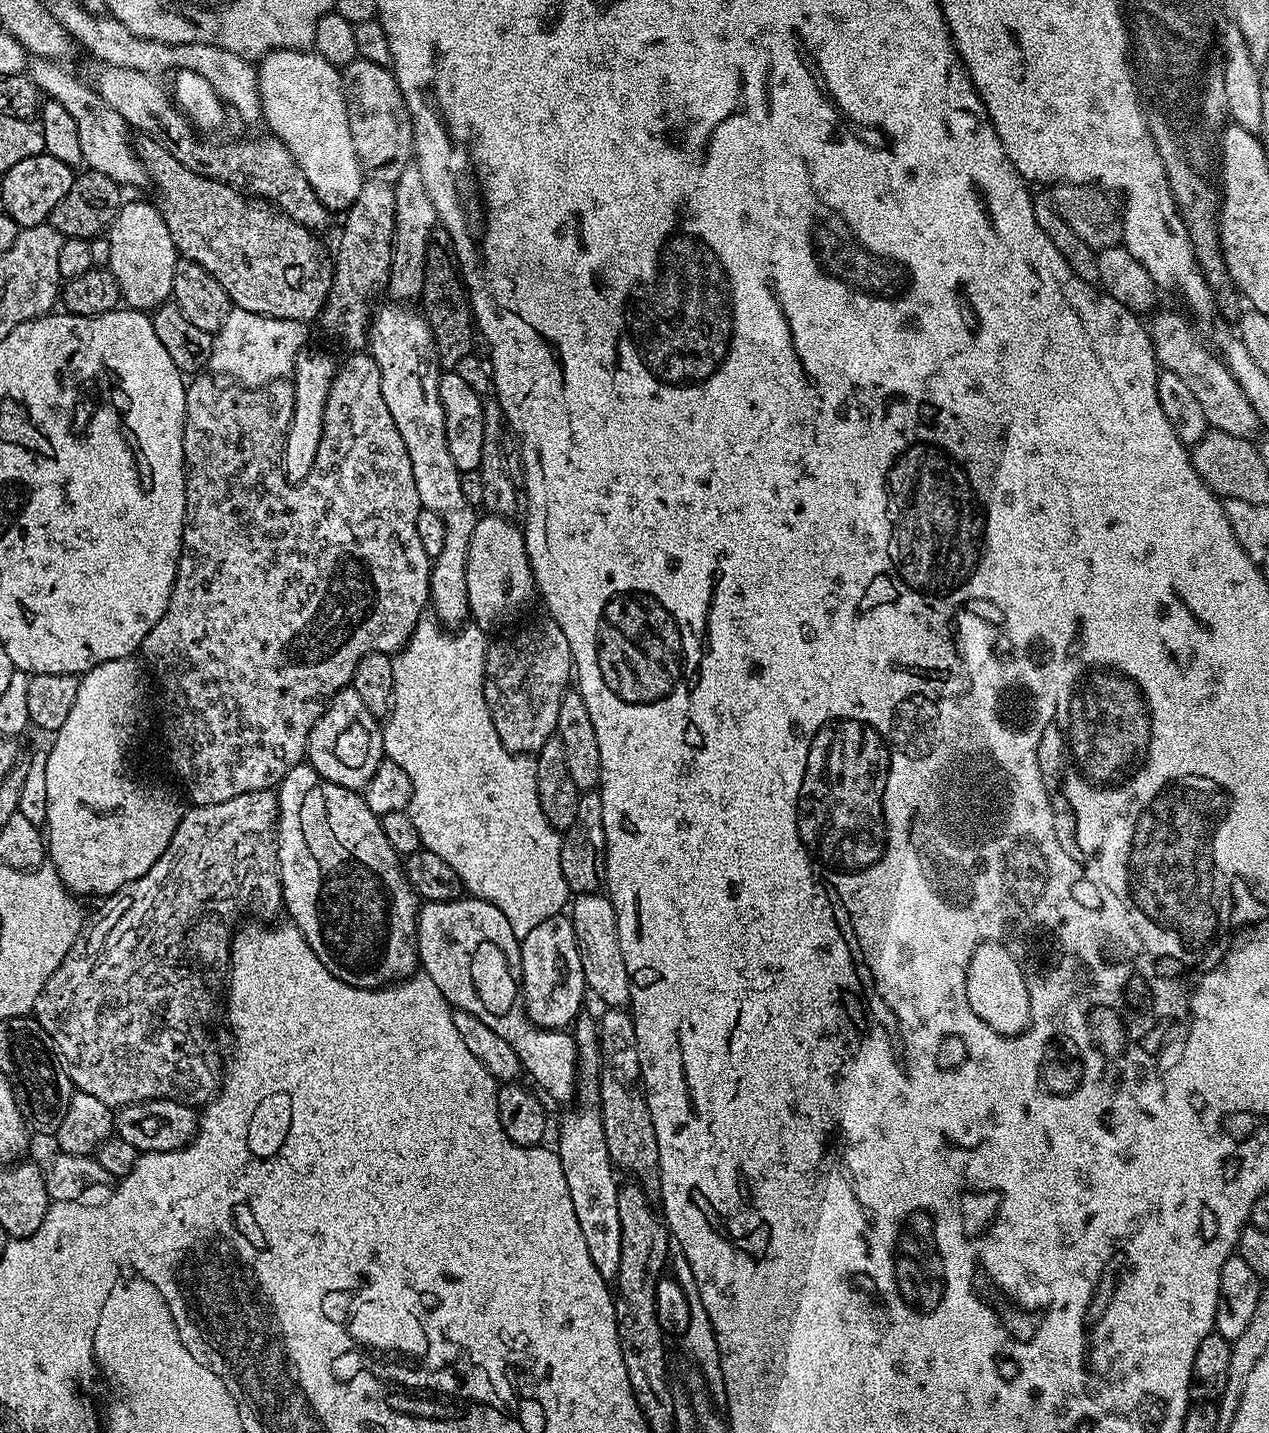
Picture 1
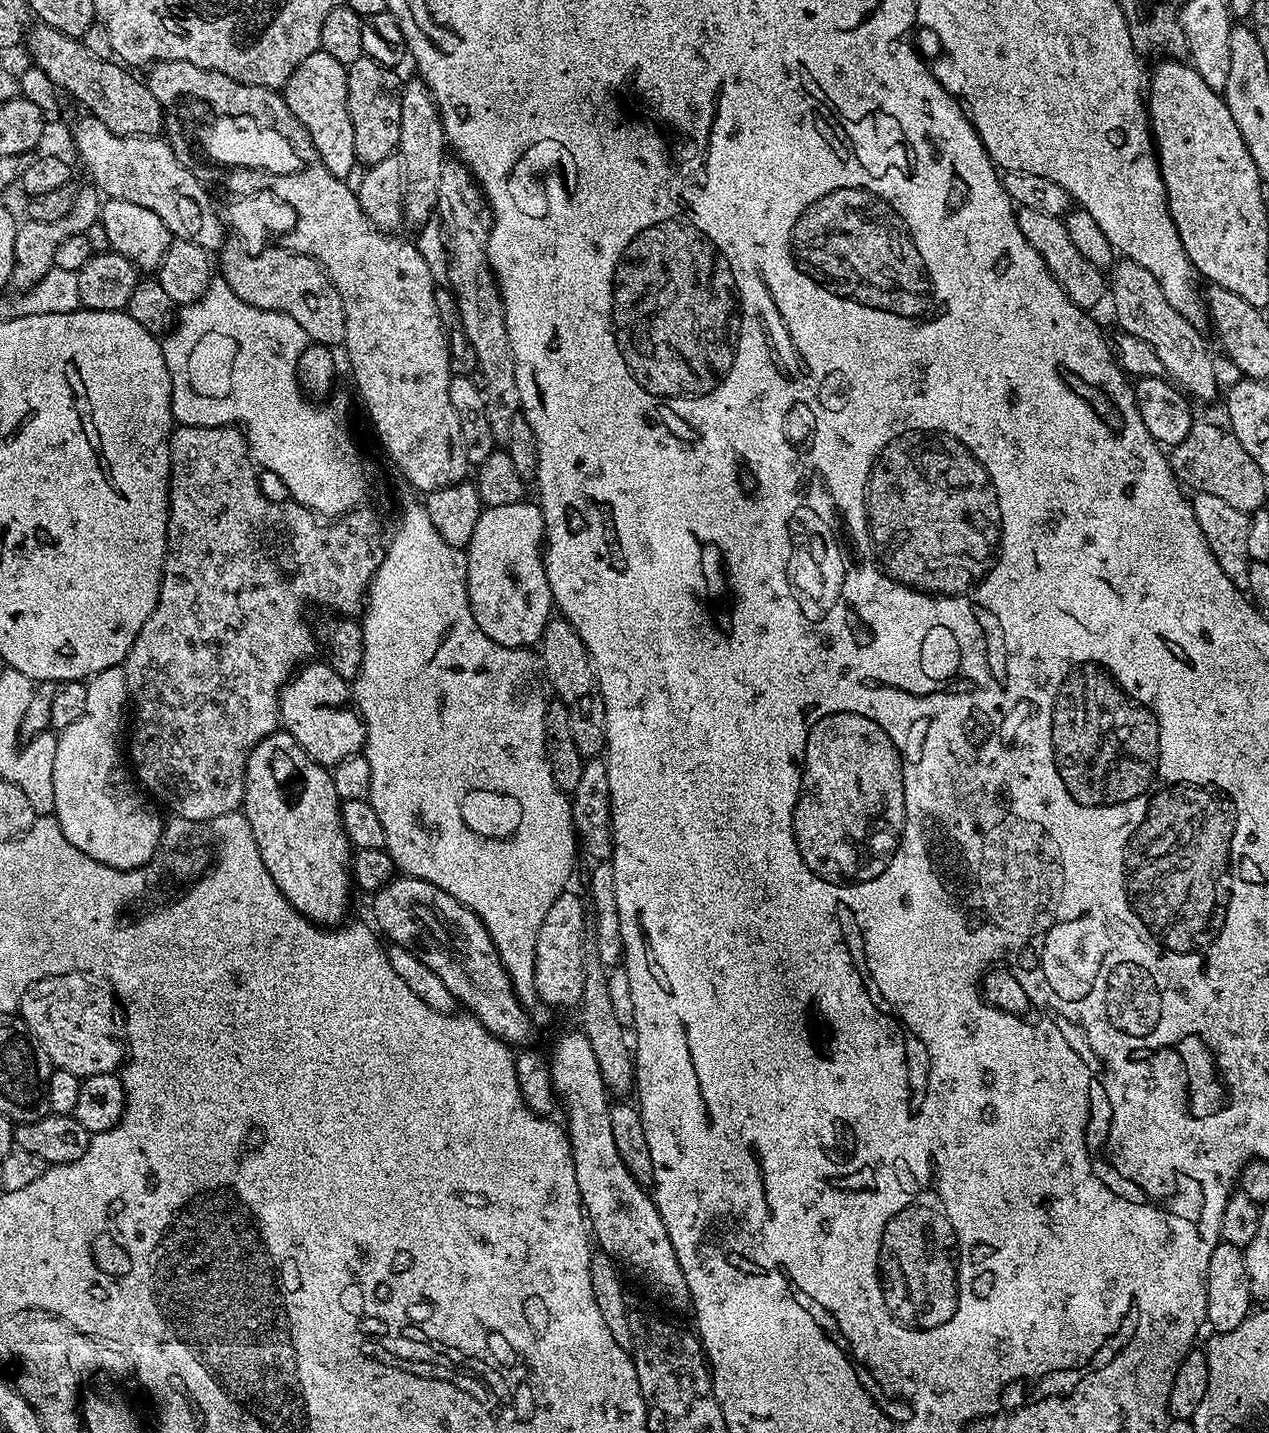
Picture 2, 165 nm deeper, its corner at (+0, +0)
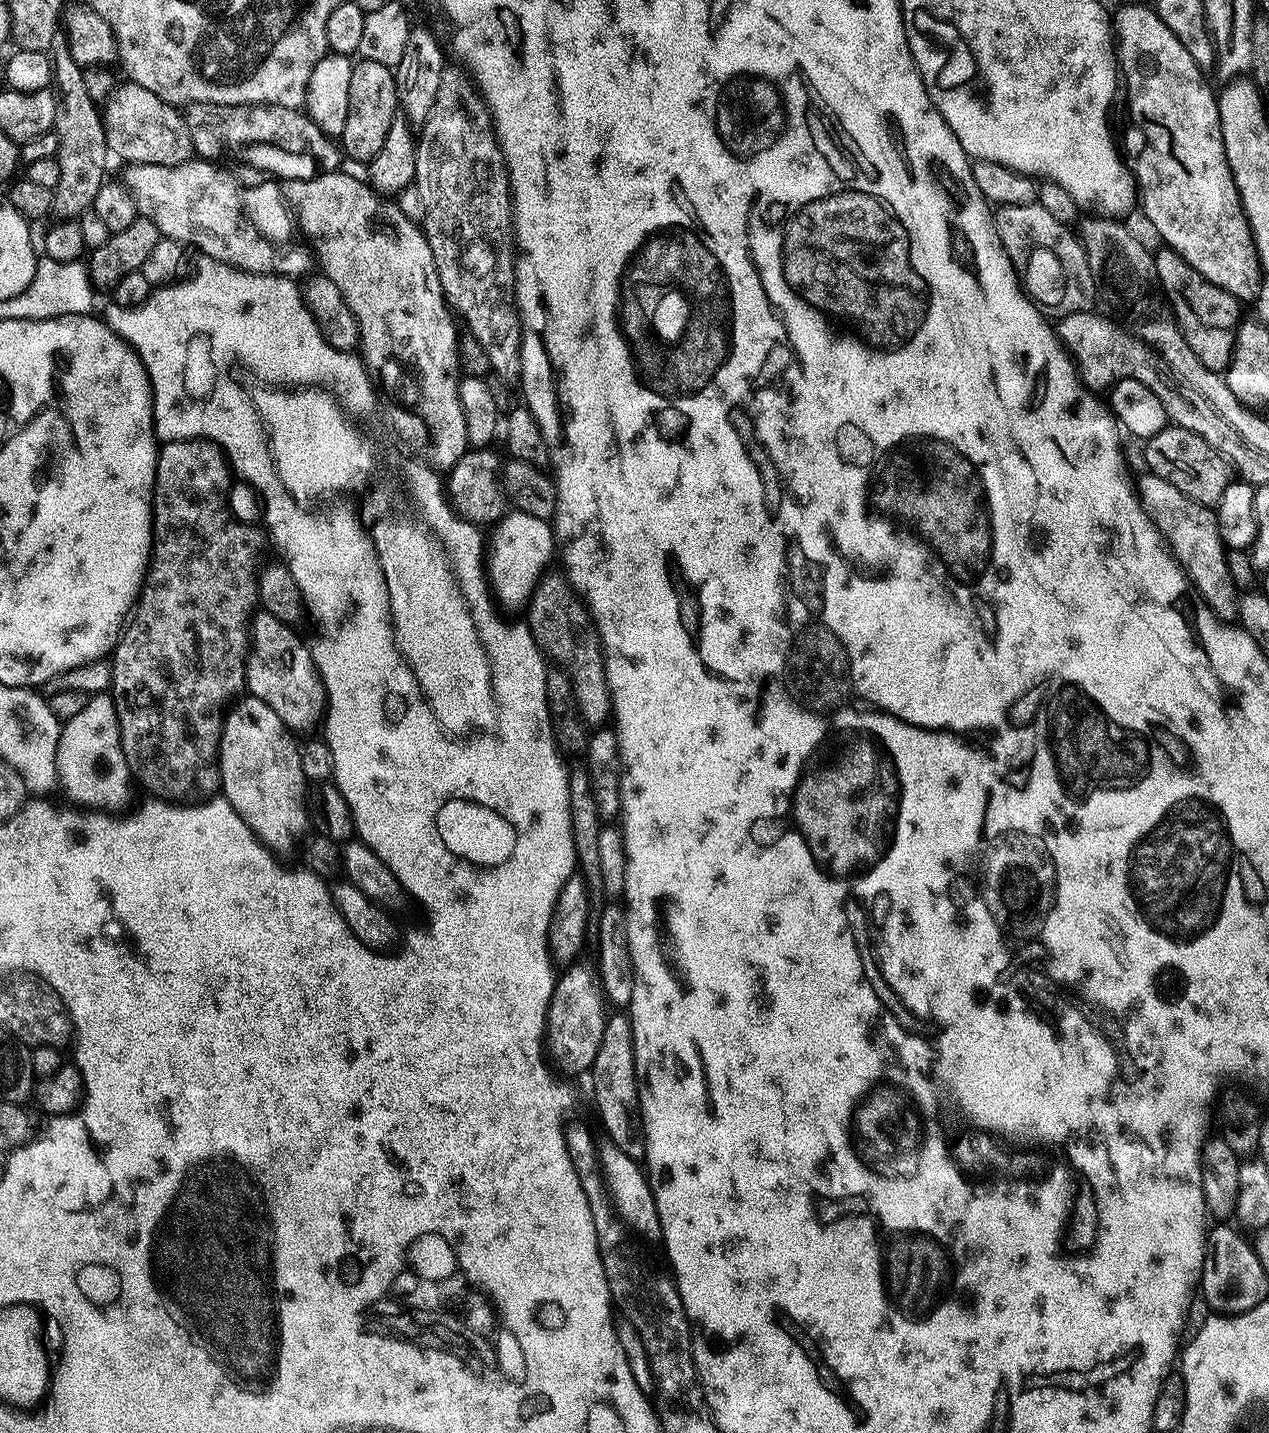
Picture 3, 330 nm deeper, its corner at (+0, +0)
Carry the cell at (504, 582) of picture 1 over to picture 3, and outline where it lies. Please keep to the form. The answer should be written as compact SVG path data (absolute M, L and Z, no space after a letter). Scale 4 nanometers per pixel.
M512 508L505 513L503 519L495 527L494 532L496 534L493 538L492 536L490 538L489 552L486 558L486 575L489 579L489 585L501 603L525 603L536 587L537 581L547 569L548 565L546 564L549 562L551 556L554 556L556 543L553 527L549 521L535 518L532 514L527 514L525 511L518 511Z

